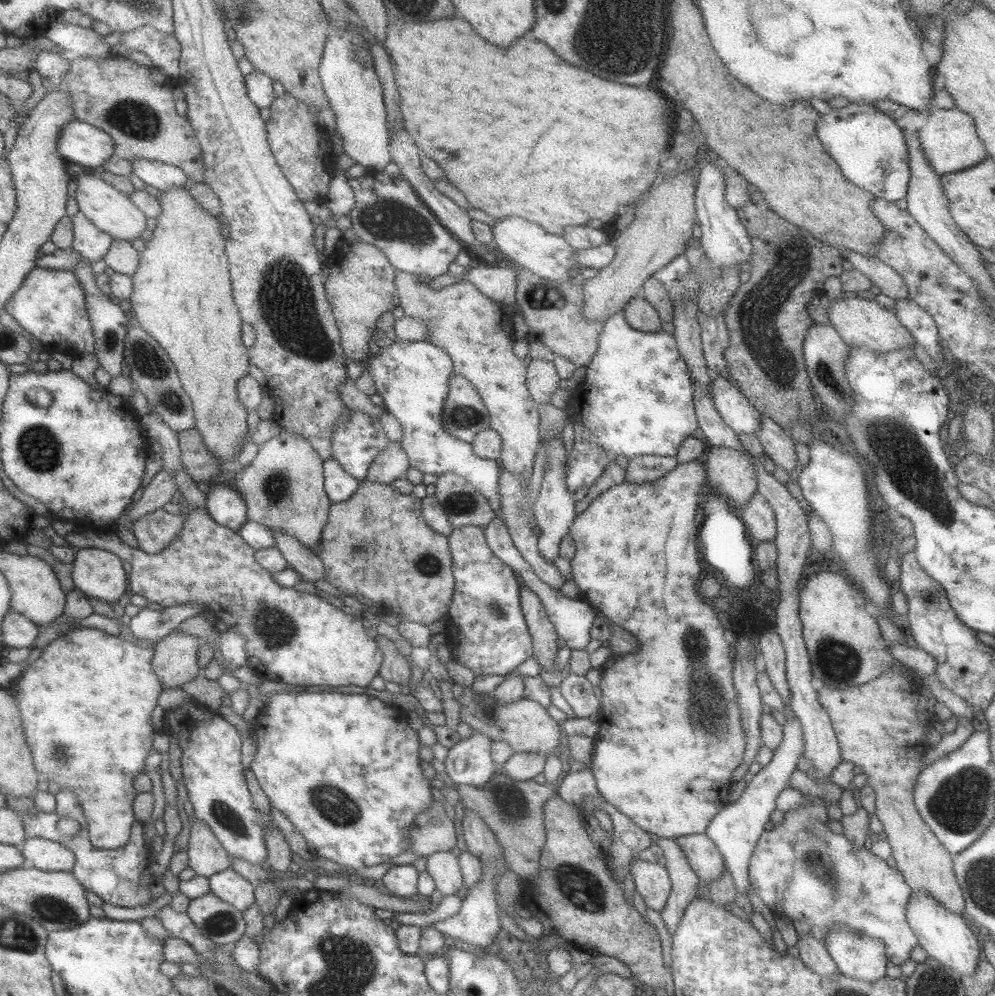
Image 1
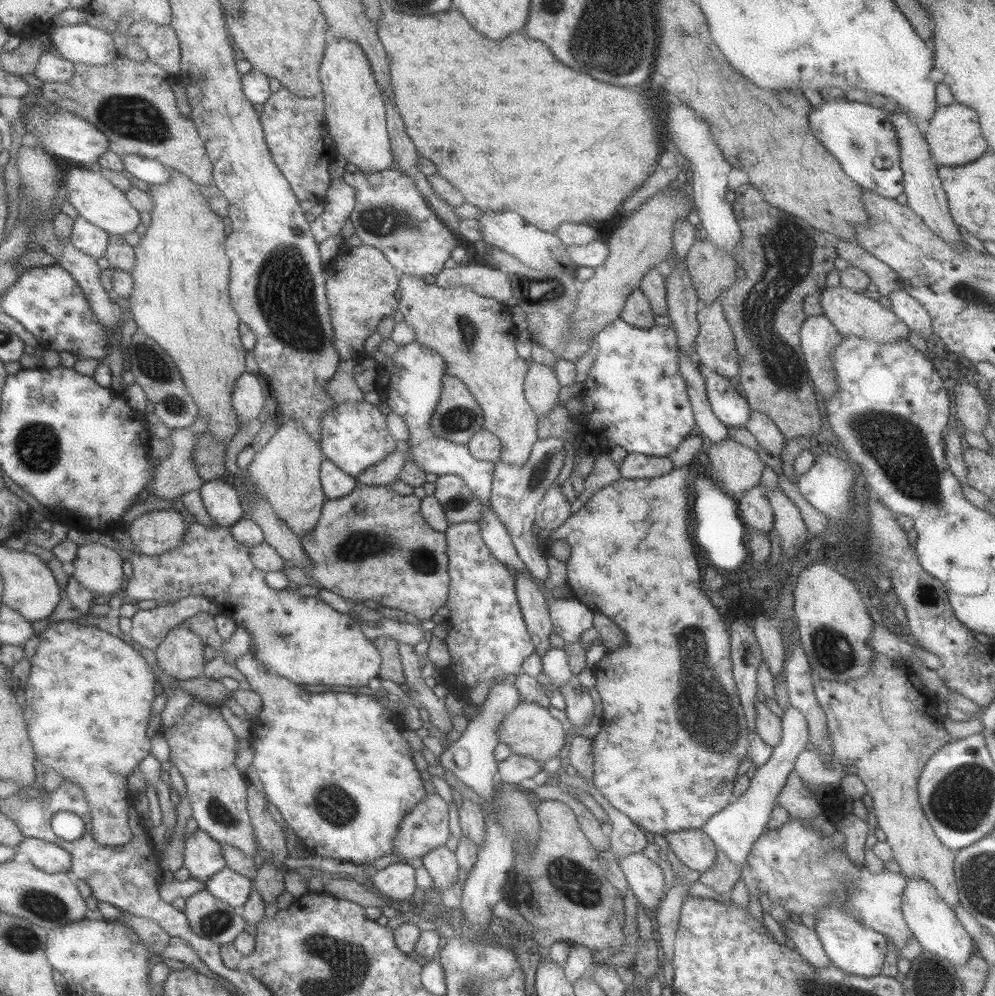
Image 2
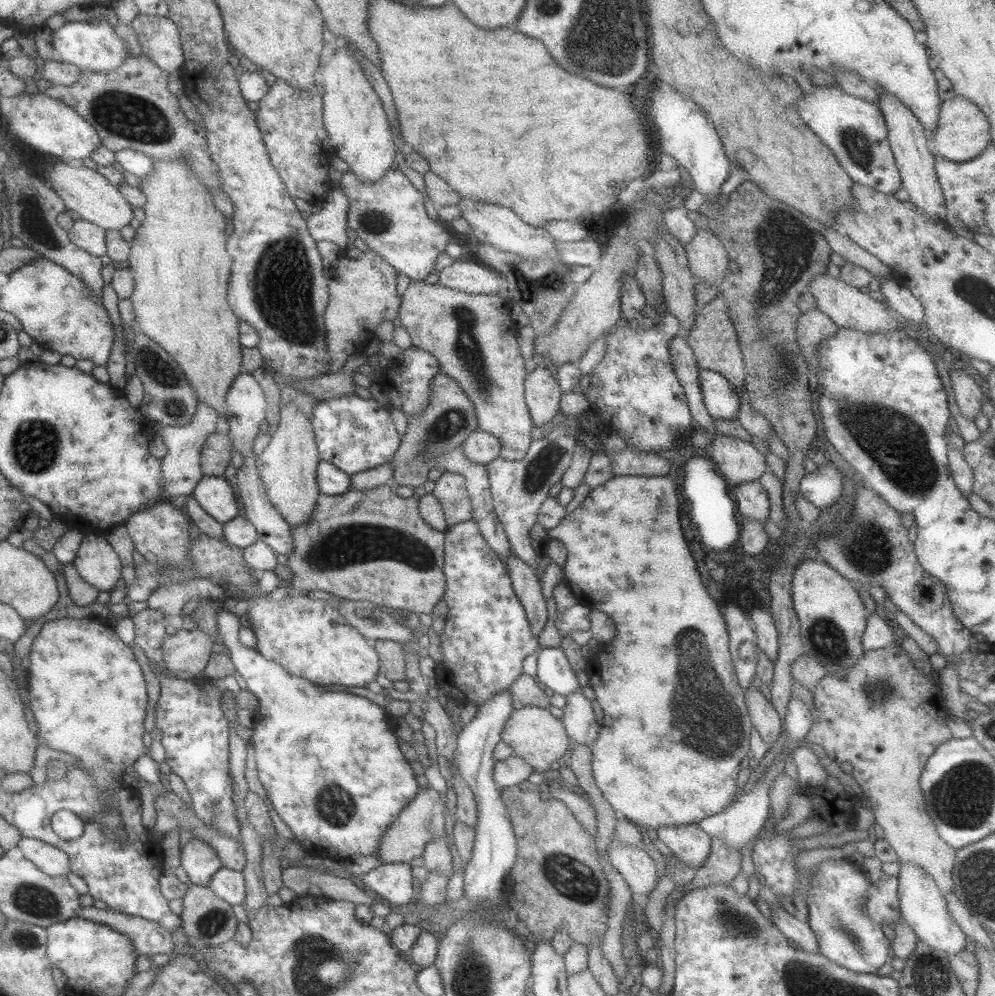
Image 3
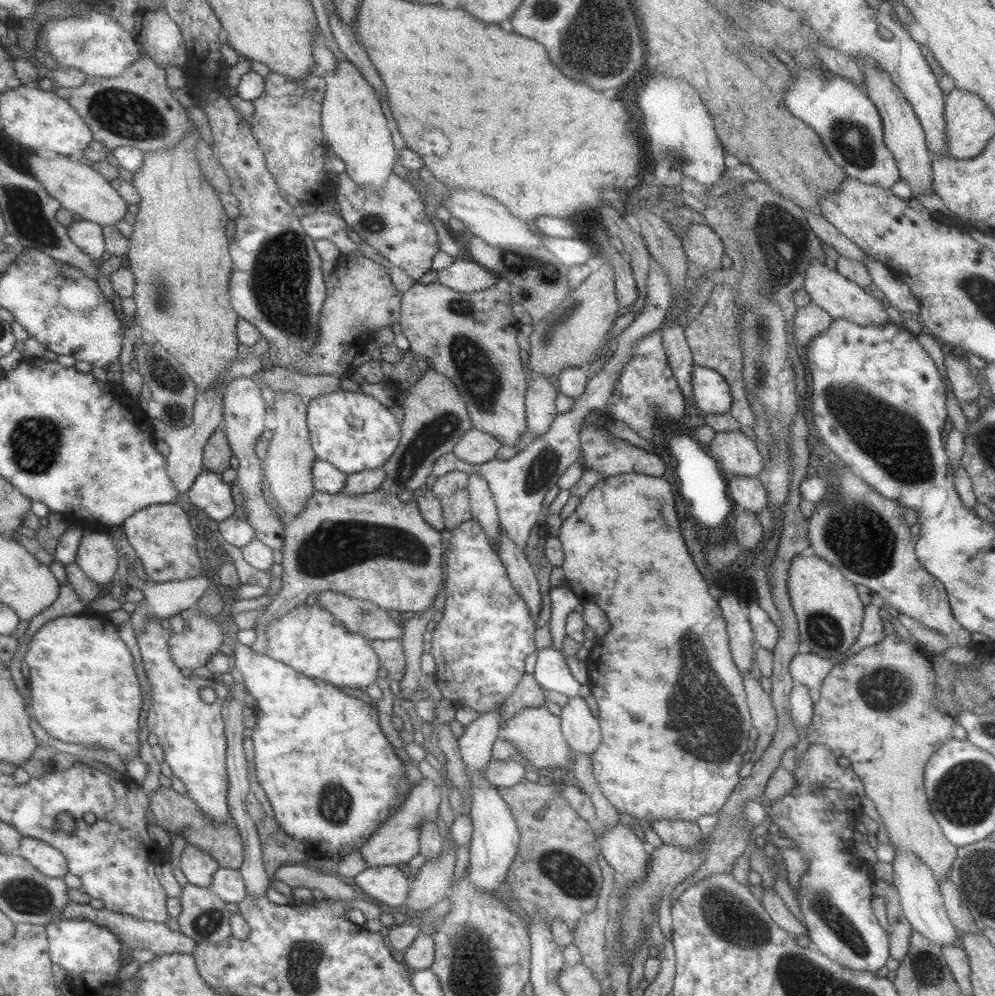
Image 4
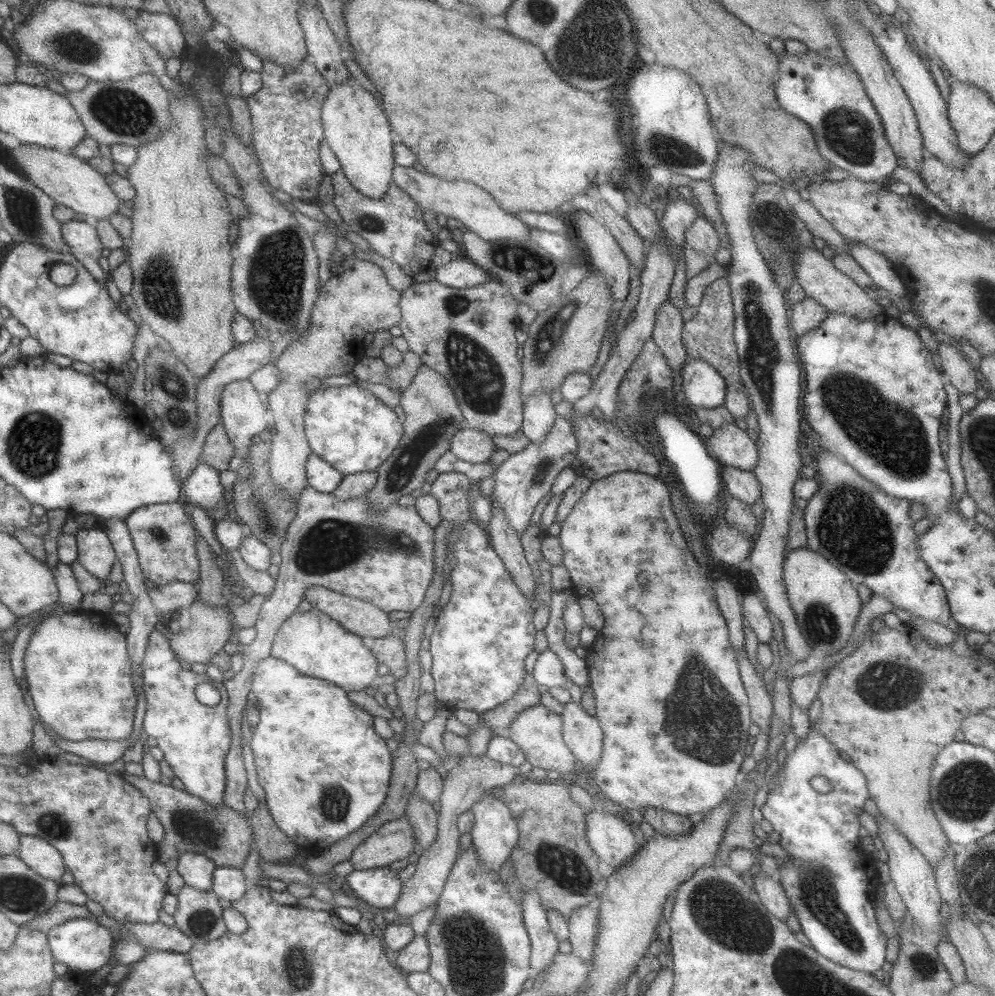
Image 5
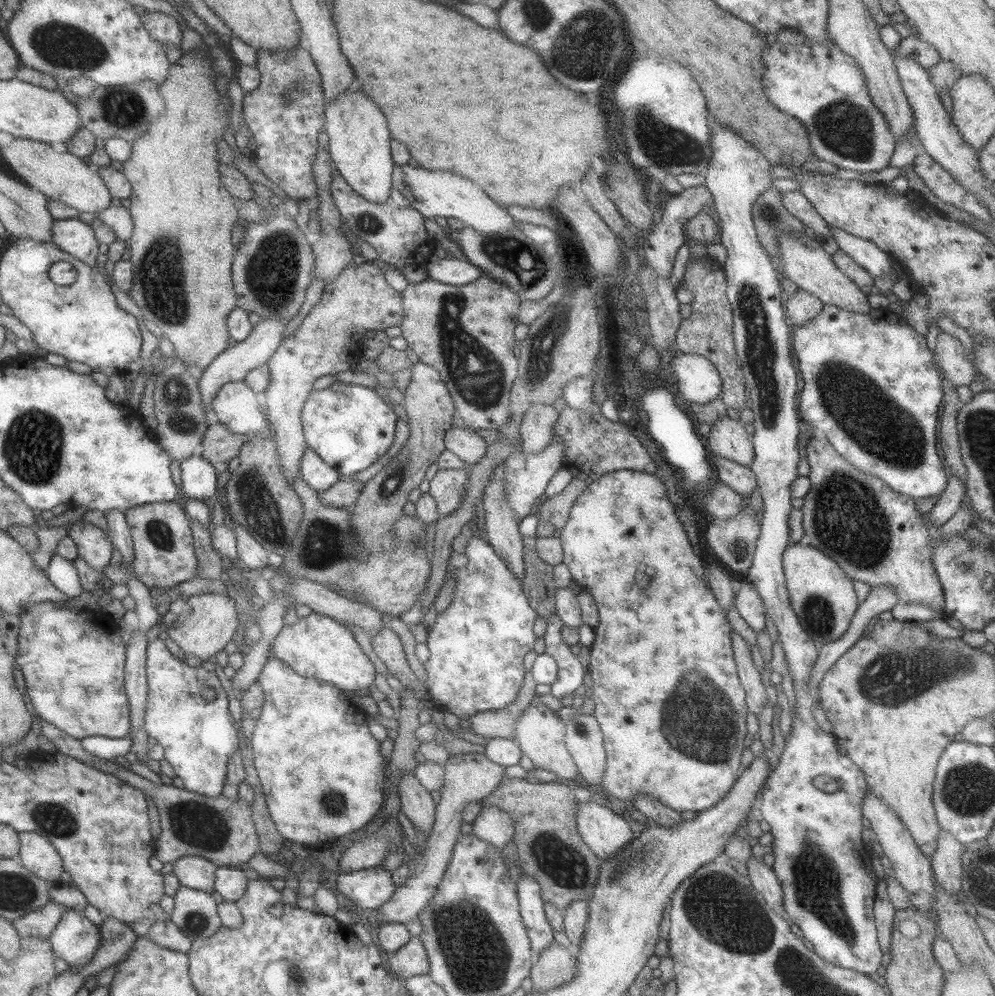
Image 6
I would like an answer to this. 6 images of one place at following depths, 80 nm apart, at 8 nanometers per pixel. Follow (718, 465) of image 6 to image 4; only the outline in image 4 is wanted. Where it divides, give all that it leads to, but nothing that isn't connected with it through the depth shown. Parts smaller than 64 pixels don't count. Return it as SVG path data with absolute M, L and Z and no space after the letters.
M730 473L727 479L728 495L734 504L752 514L762 512L768 506L764 483L757 476L742 476Z

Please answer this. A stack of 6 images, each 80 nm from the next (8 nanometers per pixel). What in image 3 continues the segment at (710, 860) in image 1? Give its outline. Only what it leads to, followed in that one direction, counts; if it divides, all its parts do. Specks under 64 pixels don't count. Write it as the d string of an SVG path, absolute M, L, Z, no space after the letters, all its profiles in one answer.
M699 824L661 826L657 833L673 854L692 868L699 867L711 851L711 837Z

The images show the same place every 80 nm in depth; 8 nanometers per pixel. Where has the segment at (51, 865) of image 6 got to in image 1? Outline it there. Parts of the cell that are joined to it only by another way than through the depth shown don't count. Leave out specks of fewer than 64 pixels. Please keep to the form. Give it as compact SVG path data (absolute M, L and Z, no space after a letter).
M31 837L19 847L24 858L46 872L71 872L75 865L75 854L58 842Z

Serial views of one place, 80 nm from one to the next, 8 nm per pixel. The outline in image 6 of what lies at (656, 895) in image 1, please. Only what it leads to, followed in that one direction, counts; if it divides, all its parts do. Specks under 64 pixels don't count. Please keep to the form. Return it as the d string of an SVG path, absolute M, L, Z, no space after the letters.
M598 802L578 803L576 824L580 836L600 860L613 855L634 837L622 816Z

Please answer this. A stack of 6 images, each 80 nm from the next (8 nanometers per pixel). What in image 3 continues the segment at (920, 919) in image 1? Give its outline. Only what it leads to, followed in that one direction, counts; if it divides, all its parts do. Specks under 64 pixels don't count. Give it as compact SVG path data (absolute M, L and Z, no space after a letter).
M906 863L900 864L897 877L899 912L922 942L949 955L958 954L962 949L970 946L971 941L952 918L945 895L939 889L934 877L931 877L921 866Z

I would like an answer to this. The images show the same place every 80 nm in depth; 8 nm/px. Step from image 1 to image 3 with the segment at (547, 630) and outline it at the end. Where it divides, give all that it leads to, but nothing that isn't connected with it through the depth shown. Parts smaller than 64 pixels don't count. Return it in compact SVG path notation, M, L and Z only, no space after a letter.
M514 553L505 560L516 597L525 608L532 632L536 638L548 620L547 600L544 599L541 580L524 560Z

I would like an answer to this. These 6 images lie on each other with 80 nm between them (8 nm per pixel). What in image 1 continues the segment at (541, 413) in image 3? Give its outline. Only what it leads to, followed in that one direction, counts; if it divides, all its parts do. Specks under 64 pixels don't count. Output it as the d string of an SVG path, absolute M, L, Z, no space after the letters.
M532 359L527 366L526 378L530 396L537 404L550 403L552 394L560 391L559 385L562 384L554 363L544 359Z

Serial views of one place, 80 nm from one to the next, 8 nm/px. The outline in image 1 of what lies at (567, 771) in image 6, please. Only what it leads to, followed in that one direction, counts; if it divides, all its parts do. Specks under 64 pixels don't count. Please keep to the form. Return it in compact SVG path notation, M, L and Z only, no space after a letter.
M455 683L451 687L451 696L461 704L460 720L466 722L472 730L487 734L493 741L507 742L514 753L537 752L544 756L554 754L562 738L564 729L539 702L522 698L518 702L502 704L491 693L476 693L472 686L462 686Z

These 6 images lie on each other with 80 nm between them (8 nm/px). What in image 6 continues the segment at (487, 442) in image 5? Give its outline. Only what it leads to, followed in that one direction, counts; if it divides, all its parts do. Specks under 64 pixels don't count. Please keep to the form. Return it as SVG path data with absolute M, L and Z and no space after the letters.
M452 427L445 432L444 442L446 449L470 465L480 462L488 446L477 433L458 427Z

